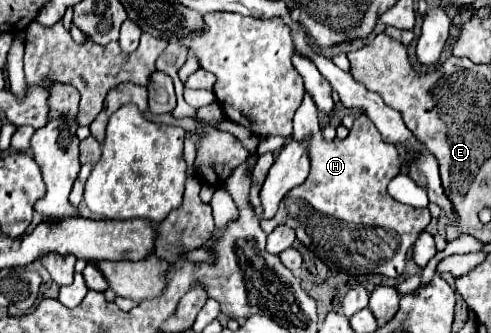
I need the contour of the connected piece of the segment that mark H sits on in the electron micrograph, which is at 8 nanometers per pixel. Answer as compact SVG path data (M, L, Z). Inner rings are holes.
M308 94L294 116L294 138L302 140L306 134L312 136L308 148L312 162L310 176L286 194L274 218L260 222L262 230L272 232L280 224L294 228L296 238L314 250L332 270L350 276L384 274L396 278L404 270L406 253L412 242L416 242L416 234L431 221L428 208L406 208L406 204L386 192L388 182L400 172L402 164L396 148L384 144L366 114L356 118L346 140L326 142L316 126L316 104ZM320 216L336 218L338 224L320 224ZM392 232L396 232L400 244L392 244Z

